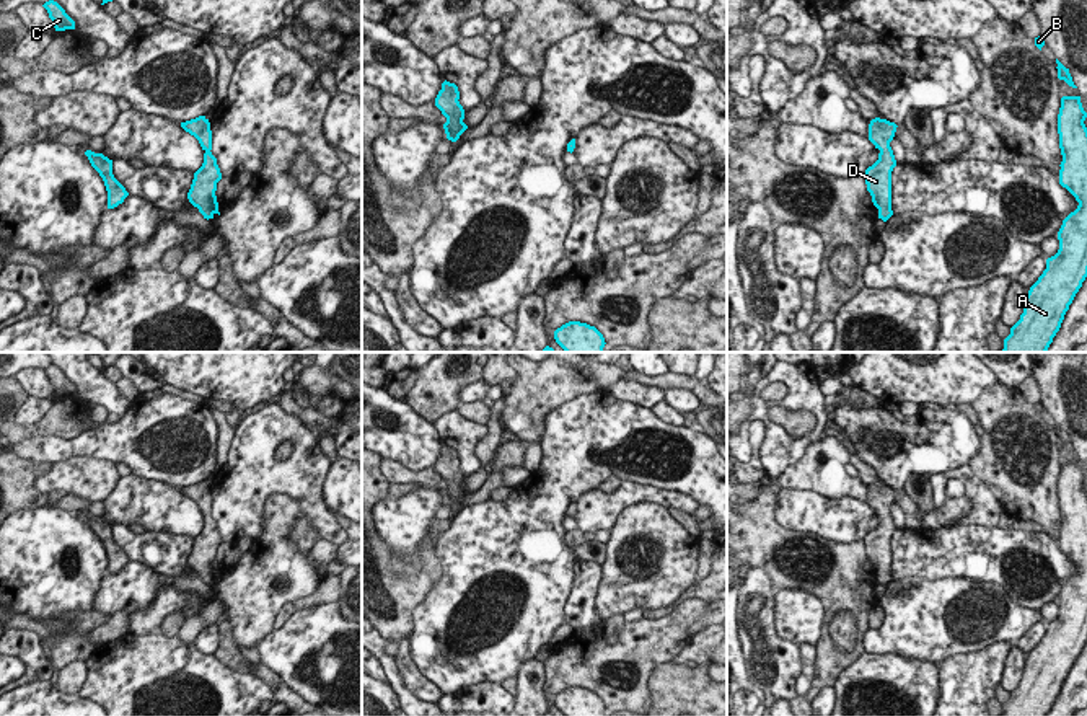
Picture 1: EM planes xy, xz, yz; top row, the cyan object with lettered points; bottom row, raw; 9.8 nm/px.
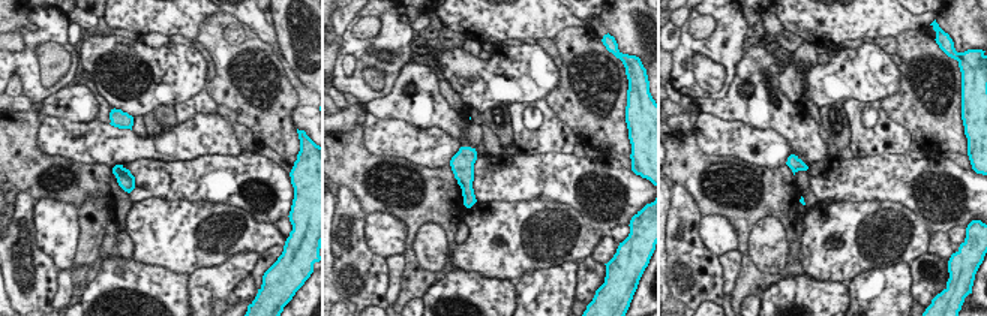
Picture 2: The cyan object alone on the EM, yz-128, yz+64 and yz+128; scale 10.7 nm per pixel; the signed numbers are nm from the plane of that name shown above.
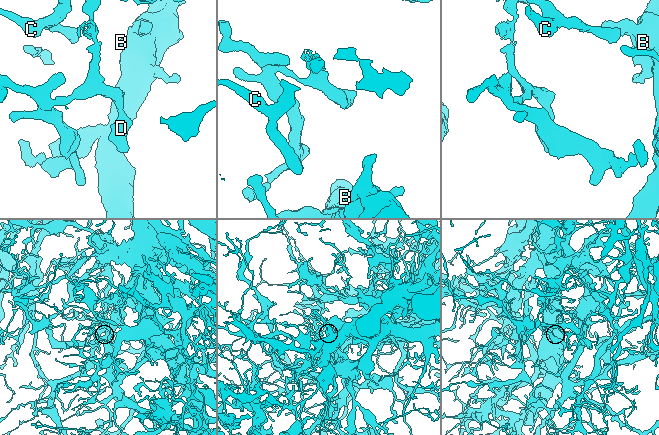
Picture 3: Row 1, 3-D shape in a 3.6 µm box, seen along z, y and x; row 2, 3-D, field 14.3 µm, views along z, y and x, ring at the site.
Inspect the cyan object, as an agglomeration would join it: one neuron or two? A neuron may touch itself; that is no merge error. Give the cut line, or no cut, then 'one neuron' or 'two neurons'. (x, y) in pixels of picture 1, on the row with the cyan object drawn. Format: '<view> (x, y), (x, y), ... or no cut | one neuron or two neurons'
no cut | one neuron

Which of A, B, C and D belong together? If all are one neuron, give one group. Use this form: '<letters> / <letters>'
A B C D

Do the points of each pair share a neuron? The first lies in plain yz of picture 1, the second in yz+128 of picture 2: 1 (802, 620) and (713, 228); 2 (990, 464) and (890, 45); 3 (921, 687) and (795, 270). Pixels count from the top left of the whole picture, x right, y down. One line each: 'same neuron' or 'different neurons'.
1: same neuron
2: different neurons
3: different neurons

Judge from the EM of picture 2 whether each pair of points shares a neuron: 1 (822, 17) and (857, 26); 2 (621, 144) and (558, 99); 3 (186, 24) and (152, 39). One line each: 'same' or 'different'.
1: same
2: same
3: different

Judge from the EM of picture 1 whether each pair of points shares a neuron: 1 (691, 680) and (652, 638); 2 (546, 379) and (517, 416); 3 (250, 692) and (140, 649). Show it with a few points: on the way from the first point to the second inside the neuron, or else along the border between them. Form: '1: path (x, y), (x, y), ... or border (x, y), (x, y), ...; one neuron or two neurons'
1: border (670, 661), (660, 662), (651, 672), (649, 695); two neurons
2: path (538, 388), (527, 400), (525, 406); one neuron
3: path (222, 692), (202, 676), (168, 669); one neuron

